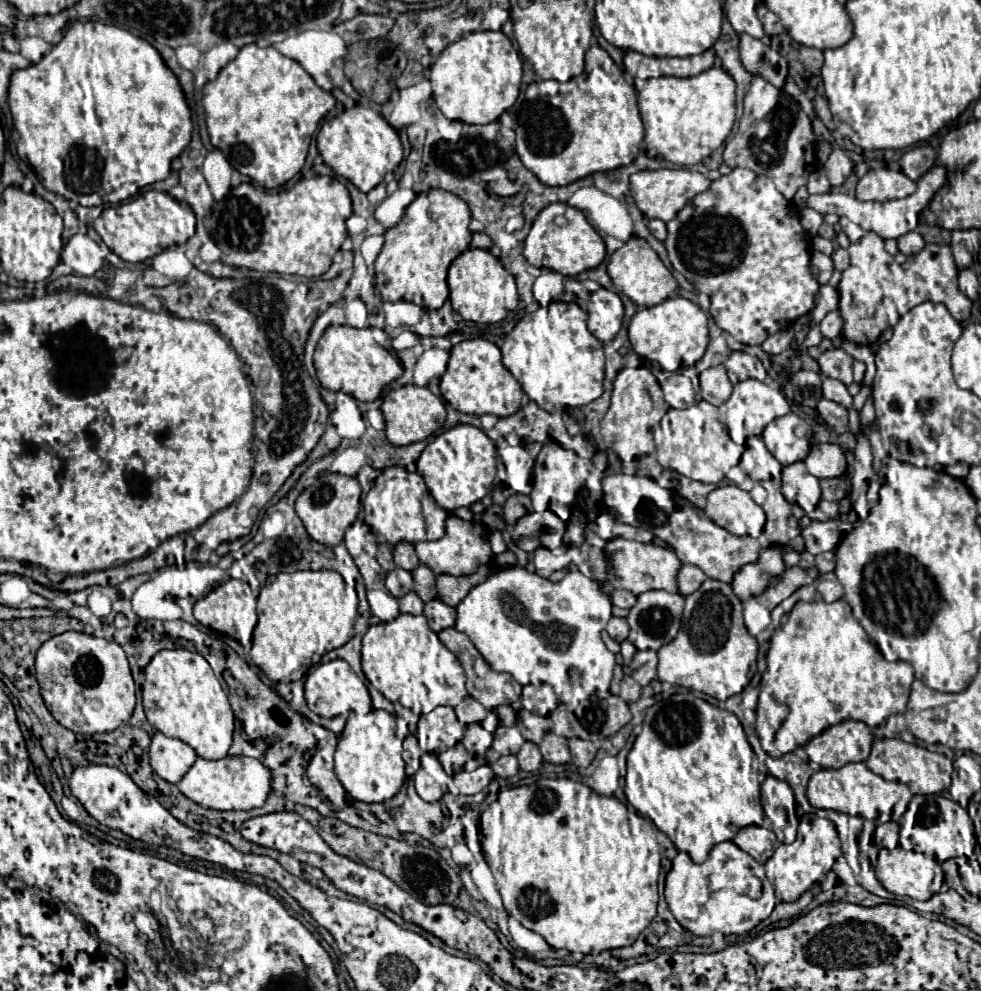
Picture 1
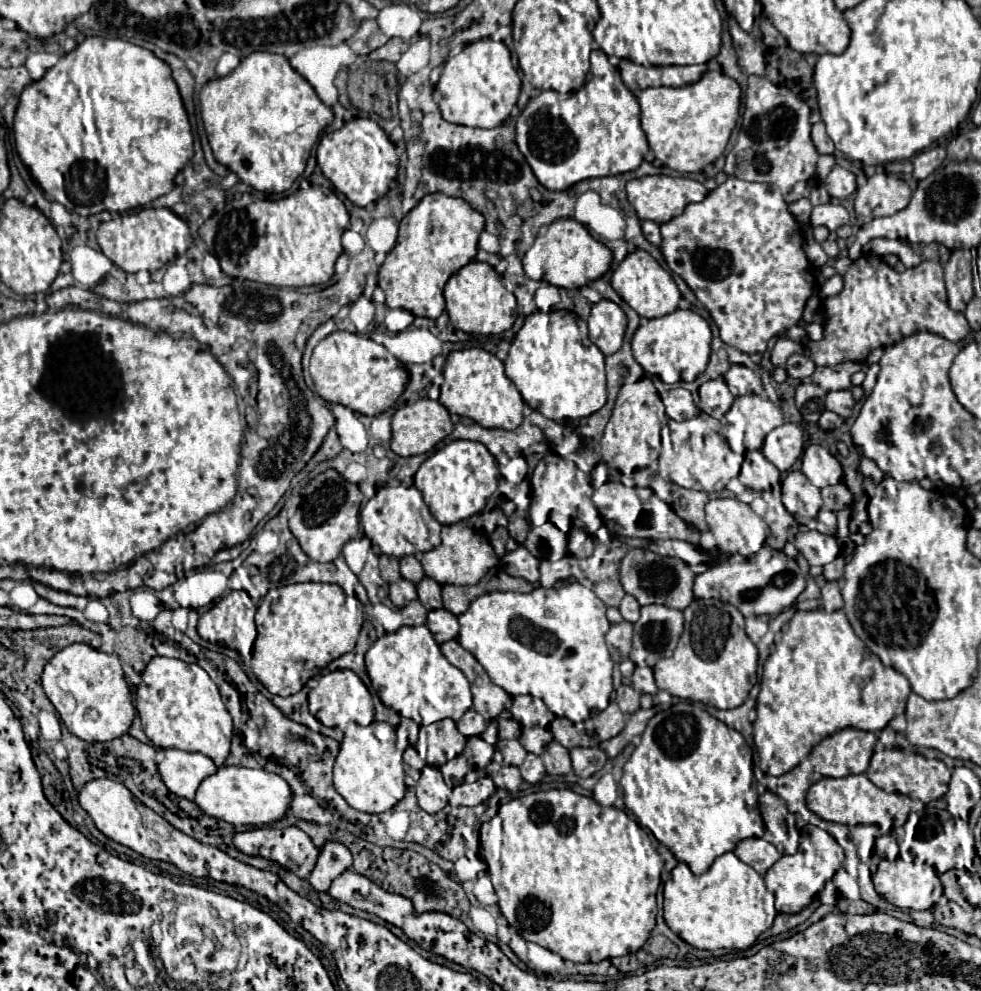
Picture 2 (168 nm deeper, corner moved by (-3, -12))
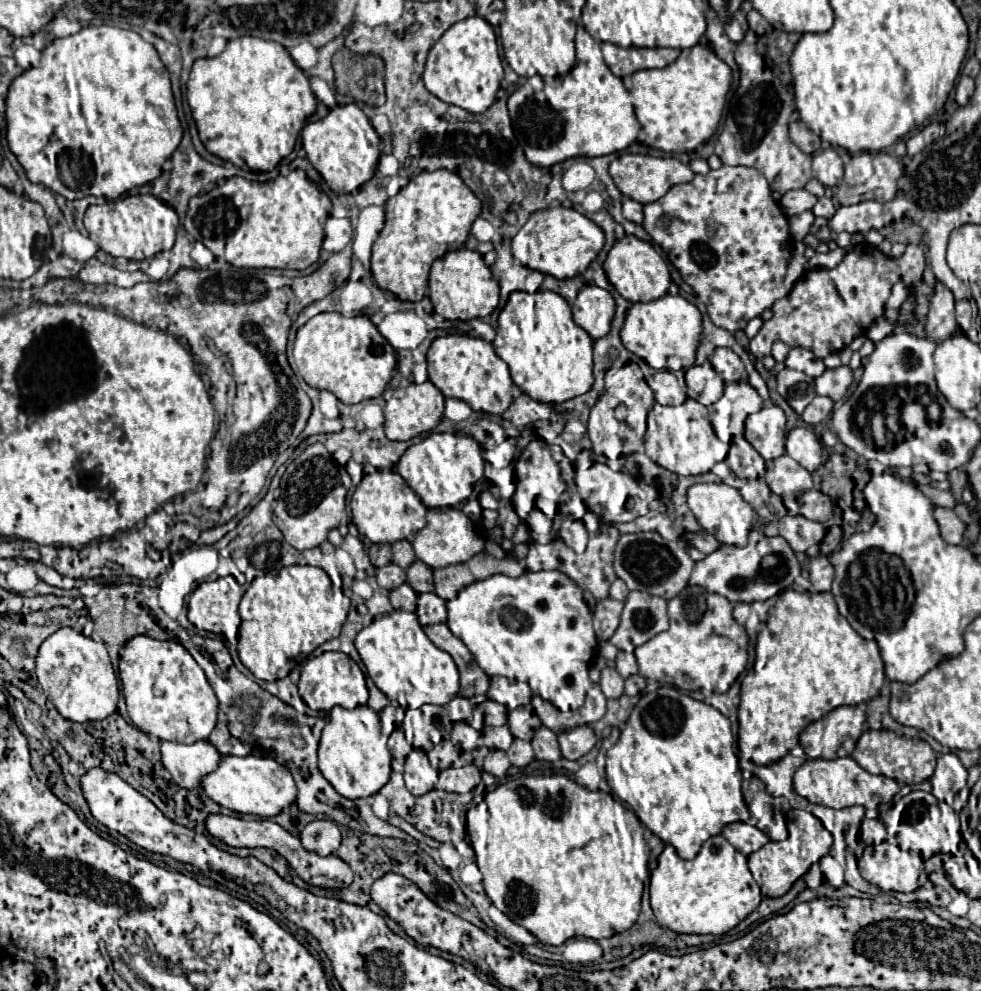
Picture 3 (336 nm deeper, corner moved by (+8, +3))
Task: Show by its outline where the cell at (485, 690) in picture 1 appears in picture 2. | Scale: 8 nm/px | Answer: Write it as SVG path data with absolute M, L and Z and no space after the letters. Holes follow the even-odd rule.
M457 640L443 642L441 644L441 652L469 680L471 692L473 692L473 710L475 712L479 712L485 720L493 720L503 710L511 708L511 700L513 698L507 692L503 692L503 688L499 688L499 686L495 686L491 682L491 678L487 676L485 668Z

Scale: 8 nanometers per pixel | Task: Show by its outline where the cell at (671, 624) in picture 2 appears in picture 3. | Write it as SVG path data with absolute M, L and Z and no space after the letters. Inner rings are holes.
M630 591L630 595L624 601L620 625L610 637L610 643L626 653L632 653L638 645L650 641L666 629L666 601L644 591Z

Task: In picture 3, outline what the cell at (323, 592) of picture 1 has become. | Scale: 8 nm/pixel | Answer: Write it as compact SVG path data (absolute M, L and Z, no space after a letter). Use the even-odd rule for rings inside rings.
M292 565L280 569L278 575L256 577L240 601L242 623L238 629L238 657L242 665L252 671L254 677L264 681L282 679L296 665L304 663L316 647L340 635L348 609L350 609L350 599L344 597L342 587L334 587L330 577L320 567Z

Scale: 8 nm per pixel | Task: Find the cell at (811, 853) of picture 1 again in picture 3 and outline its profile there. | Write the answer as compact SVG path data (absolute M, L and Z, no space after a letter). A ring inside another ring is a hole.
M788 811L786 815L786 825L790 829L788 839L778 841L778 843L766 843L762 849L756 853L748 855L748 869L754 875L756 883L760 885L762 893L766 897L780 897L784 895L796 879L800 879L812 863L820 861L824 855L828 855L832 847L832 835L824 829L820 819L816 819L808 811Z

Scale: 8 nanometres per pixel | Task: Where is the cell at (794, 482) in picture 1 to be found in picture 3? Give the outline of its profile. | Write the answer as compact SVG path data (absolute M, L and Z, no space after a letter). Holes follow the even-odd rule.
M782 455L778 459L766 461L766 483L776 495L796 497L812 489L812 475L800 467L792 457Z

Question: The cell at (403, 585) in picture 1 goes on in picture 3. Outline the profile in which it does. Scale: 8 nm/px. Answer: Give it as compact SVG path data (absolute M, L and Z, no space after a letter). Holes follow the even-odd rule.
M396 563L380 567L376 571L376 577L378 577L378 587L384 591L392 591L394 587L406 583L406 571L400 569Z

